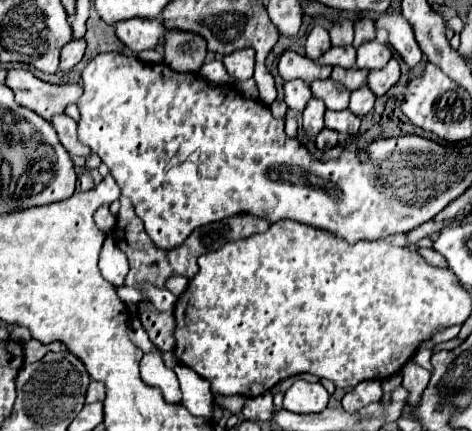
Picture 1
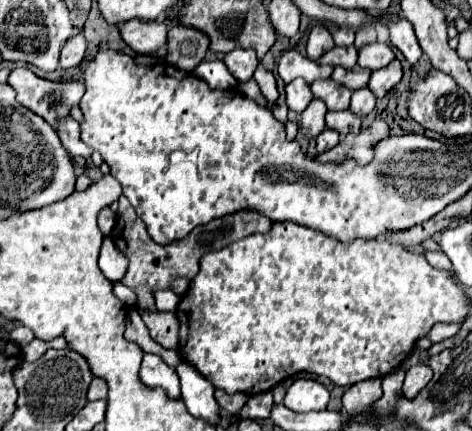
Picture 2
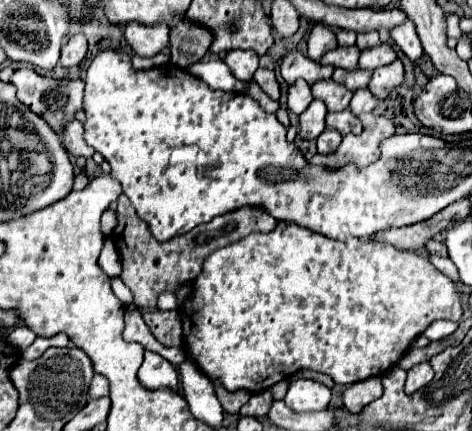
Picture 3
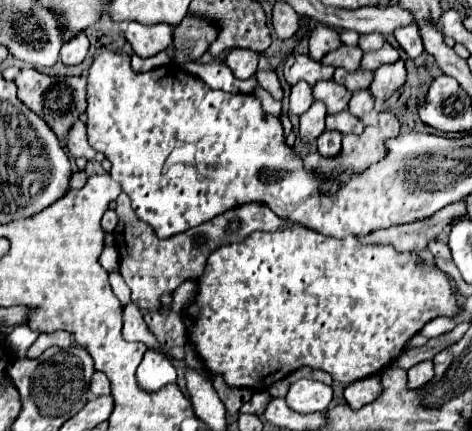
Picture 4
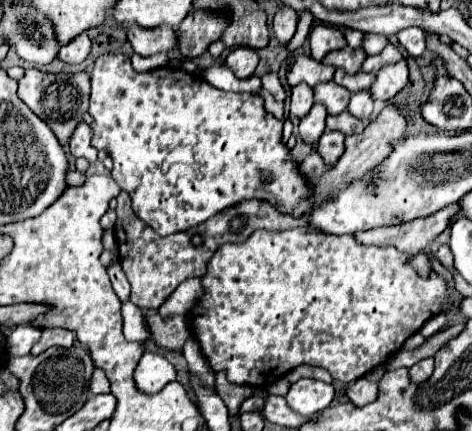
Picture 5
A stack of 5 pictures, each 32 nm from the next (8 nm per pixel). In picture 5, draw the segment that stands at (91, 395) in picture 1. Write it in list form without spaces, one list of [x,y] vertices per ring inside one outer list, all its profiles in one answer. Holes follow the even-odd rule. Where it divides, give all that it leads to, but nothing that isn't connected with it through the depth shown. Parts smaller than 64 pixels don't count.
[[[94,370],[94,376],[92,376],[92,380],[90,380],[90,392],[92,394],[108,394],[110,392],[110,382],[108,382],[108,378],[104,376],[104,372],[102,370]]]

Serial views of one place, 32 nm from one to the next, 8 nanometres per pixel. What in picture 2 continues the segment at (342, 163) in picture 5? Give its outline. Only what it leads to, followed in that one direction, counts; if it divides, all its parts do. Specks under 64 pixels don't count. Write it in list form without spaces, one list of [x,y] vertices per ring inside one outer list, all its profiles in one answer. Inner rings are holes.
[[[376,120],[374,126],[362,130],[360,134],[348,134],[344,142],[340,142],[336,148],[320,154],[318,162],[342,162],[346,156],[354,156],[358,164],[368,164],[374,156],[374,144],[388,136],[388,126],[384,120]]]

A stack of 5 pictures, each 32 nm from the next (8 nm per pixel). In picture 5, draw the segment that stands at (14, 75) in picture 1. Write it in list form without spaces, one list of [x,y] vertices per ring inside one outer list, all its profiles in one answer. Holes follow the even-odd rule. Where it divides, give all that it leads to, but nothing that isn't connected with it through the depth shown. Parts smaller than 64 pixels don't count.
[[[26,68],[24,76],[18,80],[18,96],[20,100],[38,116],[42,118],[62,146],[68,144],[76,124],[88,112],[88,98],[90,98],[90,76],[88,72],[80,74],[46,74],[36,68]]]

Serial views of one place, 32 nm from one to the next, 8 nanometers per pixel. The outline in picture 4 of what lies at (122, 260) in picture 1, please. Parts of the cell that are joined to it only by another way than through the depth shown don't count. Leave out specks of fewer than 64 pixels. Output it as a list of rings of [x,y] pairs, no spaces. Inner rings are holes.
[[[104,246],[104,250],[102,250],[99,257],[99,262],[106,272],[118,272],[120,270],[118,268],[120,266],[120,256],[118,256],[114,246]]]

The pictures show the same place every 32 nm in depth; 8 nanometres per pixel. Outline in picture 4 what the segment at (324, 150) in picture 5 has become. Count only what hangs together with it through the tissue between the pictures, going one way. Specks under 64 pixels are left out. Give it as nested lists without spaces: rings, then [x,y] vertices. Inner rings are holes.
[[[322,132],[318,138],[318,152],[322,156],[336,156],[340,152],[342,134],[340,132]]]

